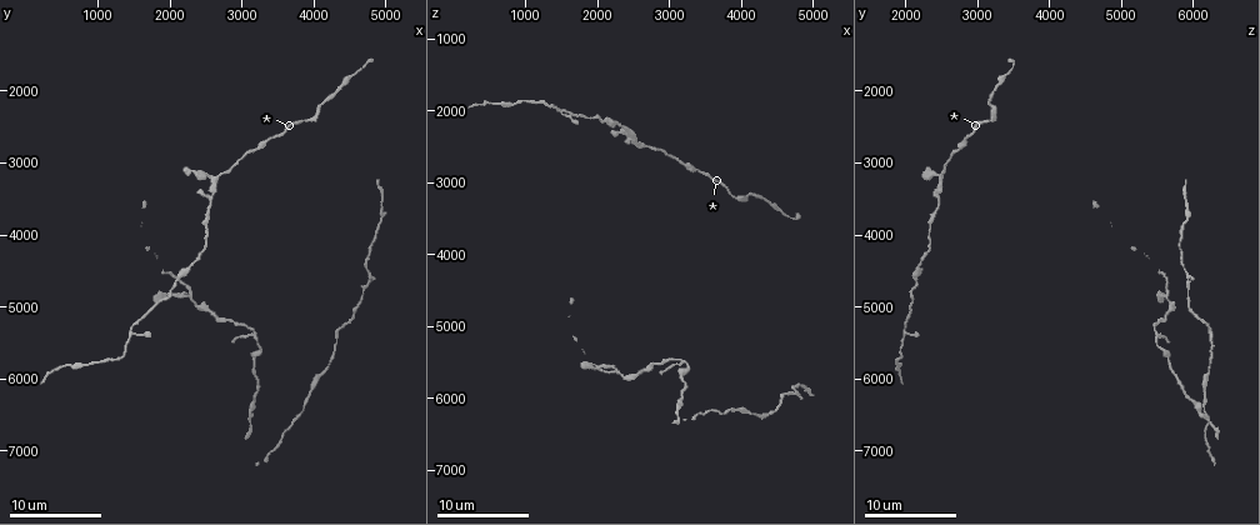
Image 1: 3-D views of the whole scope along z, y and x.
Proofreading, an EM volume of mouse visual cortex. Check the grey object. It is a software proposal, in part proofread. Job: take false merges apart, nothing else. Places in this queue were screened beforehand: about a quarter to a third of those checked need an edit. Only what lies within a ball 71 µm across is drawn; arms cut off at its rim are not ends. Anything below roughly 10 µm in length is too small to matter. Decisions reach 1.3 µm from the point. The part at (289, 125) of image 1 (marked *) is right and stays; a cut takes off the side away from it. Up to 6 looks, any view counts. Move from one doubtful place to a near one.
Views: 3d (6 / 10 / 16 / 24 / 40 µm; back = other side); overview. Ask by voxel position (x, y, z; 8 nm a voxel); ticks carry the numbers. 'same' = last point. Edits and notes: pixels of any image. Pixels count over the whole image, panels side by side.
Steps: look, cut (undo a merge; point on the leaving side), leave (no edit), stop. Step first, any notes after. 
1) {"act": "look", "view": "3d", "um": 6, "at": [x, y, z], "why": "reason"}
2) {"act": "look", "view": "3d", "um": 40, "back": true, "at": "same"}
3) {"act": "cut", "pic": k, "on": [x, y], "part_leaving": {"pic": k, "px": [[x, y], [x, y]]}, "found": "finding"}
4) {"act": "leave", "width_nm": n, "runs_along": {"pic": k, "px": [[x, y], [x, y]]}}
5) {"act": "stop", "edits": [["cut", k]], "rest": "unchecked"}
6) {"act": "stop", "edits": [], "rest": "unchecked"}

{"act": "look", "view": "3d", "um": 10, "at": [4150, 2200, 3150], "why": "narrows sharply"}

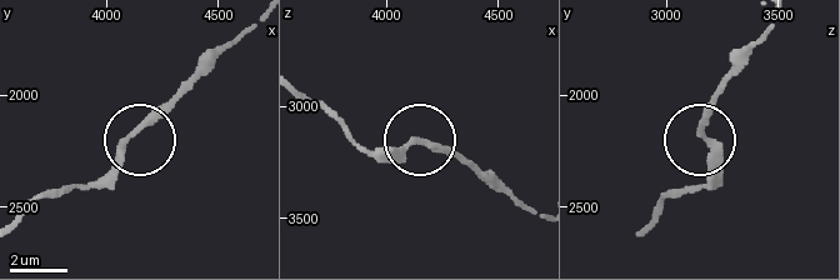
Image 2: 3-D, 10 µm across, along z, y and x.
{"act": "leave", "found": "continuous, no second cell"}

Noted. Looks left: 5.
{"act": "look", "view": "3d", "um": 10, "at": [2650, 3400, 2450], "why": "sudden change in width"}

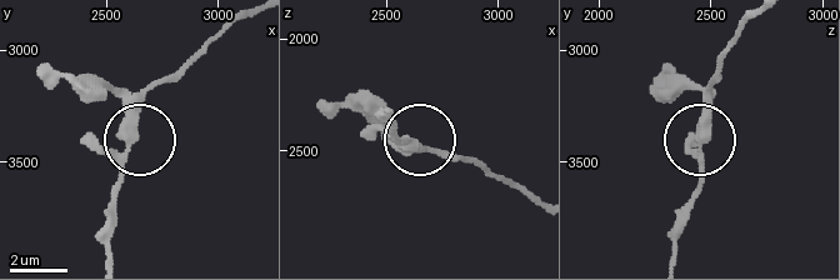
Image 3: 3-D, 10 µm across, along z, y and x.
{"act": "look", "view": "3d", "um": 6, "at": [2590, 3420, 2460], "why": "zoom in"}

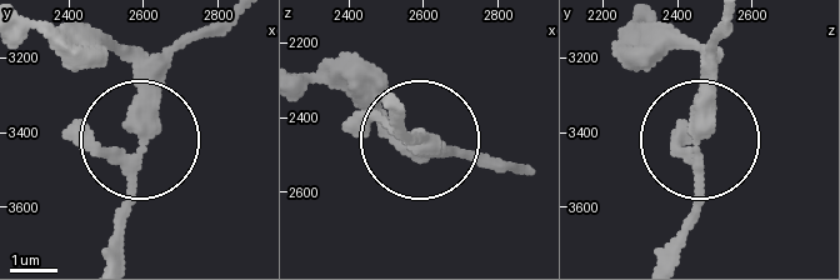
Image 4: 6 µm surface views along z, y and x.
{"act": "leave", "width_nm": 290, "runs_along": {"pic": 4, "px": [[215, 23], [171, 63], [119, 254]]}, "found": "all the same cell"}

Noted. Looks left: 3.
{"act": "look", "view": "3d", "um": 10, "at": [3150, 2800, 2750], "why": "calibre changes"}

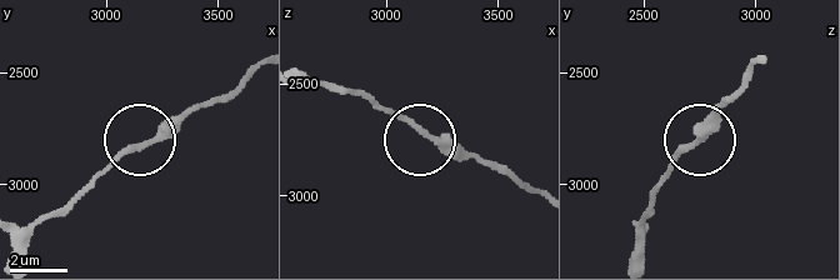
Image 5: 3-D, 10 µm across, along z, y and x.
{"act": "look", "view": "3d", "um": 10, "back": true, "at": [3150, 2840, 2700]}

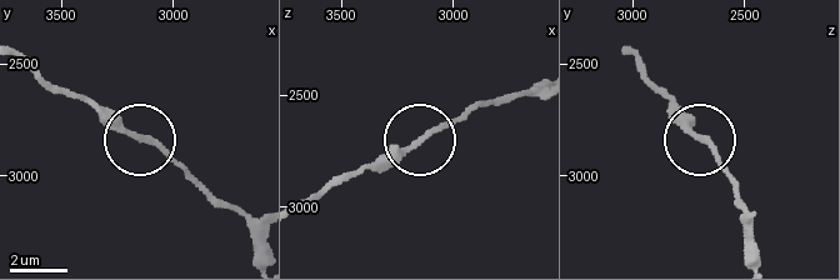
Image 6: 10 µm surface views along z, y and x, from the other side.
{"act": "leave", "runs_along": {"pic": 6, "px": [[639, 61], [675, 116], [709, 144], [736, 185]]}, "found": "all the same cell"}

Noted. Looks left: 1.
{"act": "stop", "edits": [], "rest": "unchecked"}

